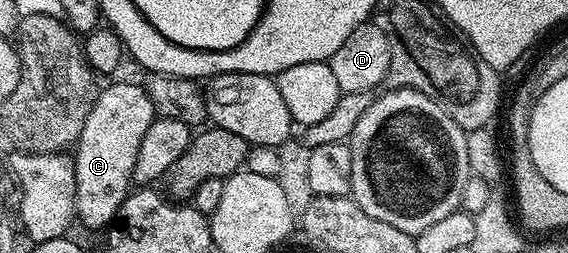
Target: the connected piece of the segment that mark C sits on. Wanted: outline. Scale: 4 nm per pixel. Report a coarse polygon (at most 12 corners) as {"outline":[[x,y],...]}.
{"outline":[[145,86],[97,92],[72,151],[76,219],[109,228],[156,112]]}

